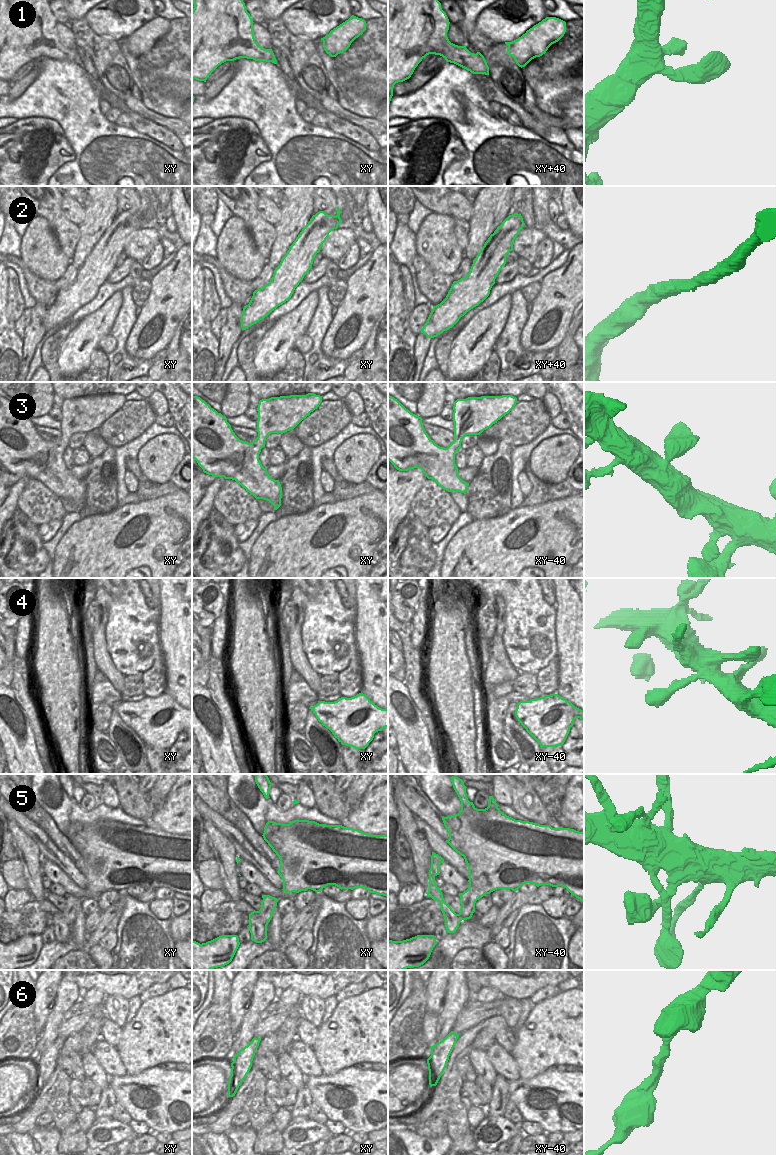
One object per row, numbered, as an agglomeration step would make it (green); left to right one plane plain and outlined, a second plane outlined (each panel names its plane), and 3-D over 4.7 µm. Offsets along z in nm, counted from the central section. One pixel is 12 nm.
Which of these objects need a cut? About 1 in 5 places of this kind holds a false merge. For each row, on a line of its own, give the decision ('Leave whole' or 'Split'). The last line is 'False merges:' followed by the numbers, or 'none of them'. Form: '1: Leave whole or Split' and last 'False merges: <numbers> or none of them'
1: Leave whole
2: Leave whole
3: Leave whole
4: Leave whole
5: Leave whole
6: Leave whole
False merges: none of them.

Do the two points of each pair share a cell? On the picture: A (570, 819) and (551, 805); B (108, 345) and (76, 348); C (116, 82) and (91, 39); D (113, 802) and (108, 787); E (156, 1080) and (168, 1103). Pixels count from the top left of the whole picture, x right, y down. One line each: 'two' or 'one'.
A: two
B: two
C: one
D: one
E: one

